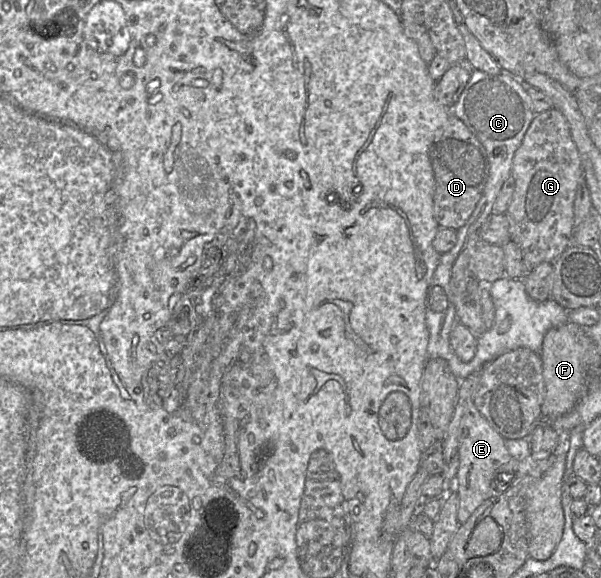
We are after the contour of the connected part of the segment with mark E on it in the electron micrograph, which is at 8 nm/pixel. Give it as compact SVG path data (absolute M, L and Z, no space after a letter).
M471 403L461 420L459 437L459 467L453 489L459 499L458 521L466 522L473 512L486 500L492 497L490 481L493 473L512 459L505 446L505 438L497 433L488 421Z

